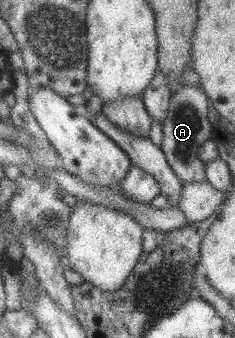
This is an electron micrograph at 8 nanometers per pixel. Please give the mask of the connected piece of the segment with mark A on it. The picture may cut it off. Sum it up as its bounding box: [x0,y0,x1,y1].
[160,85,215,183]

